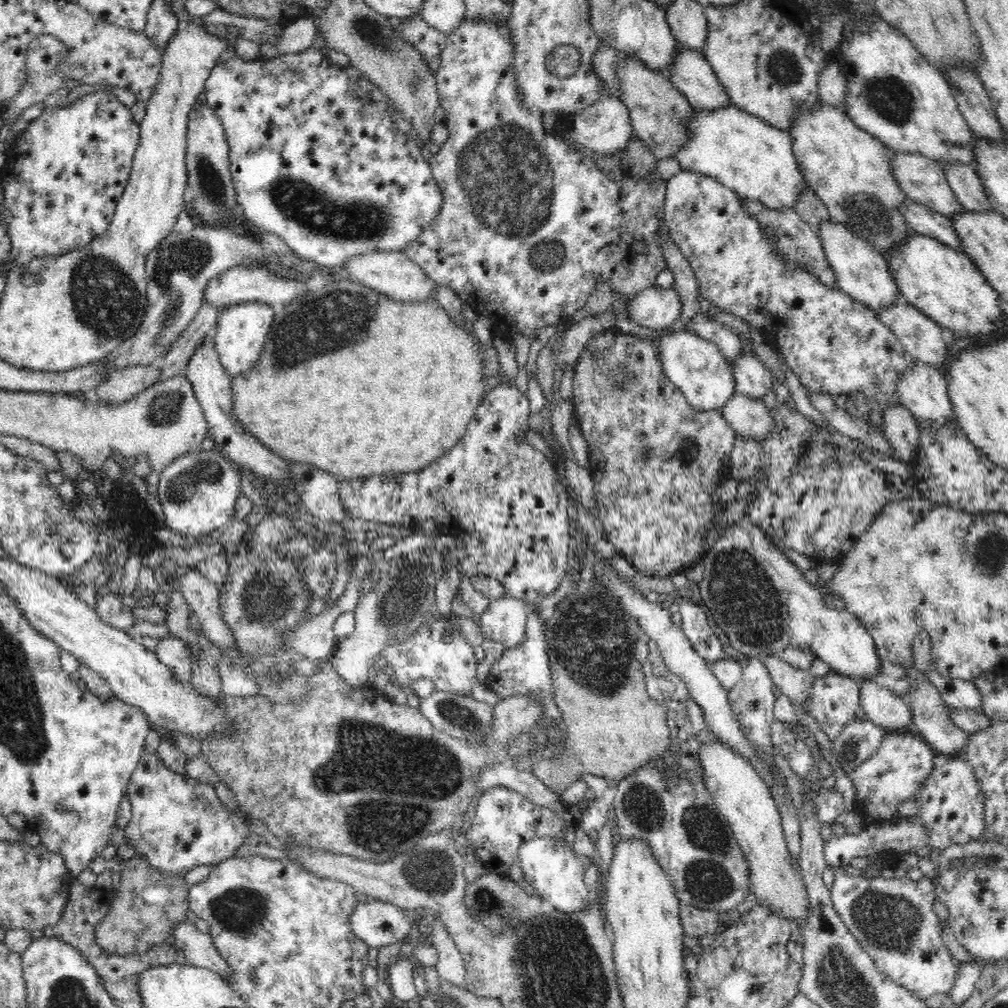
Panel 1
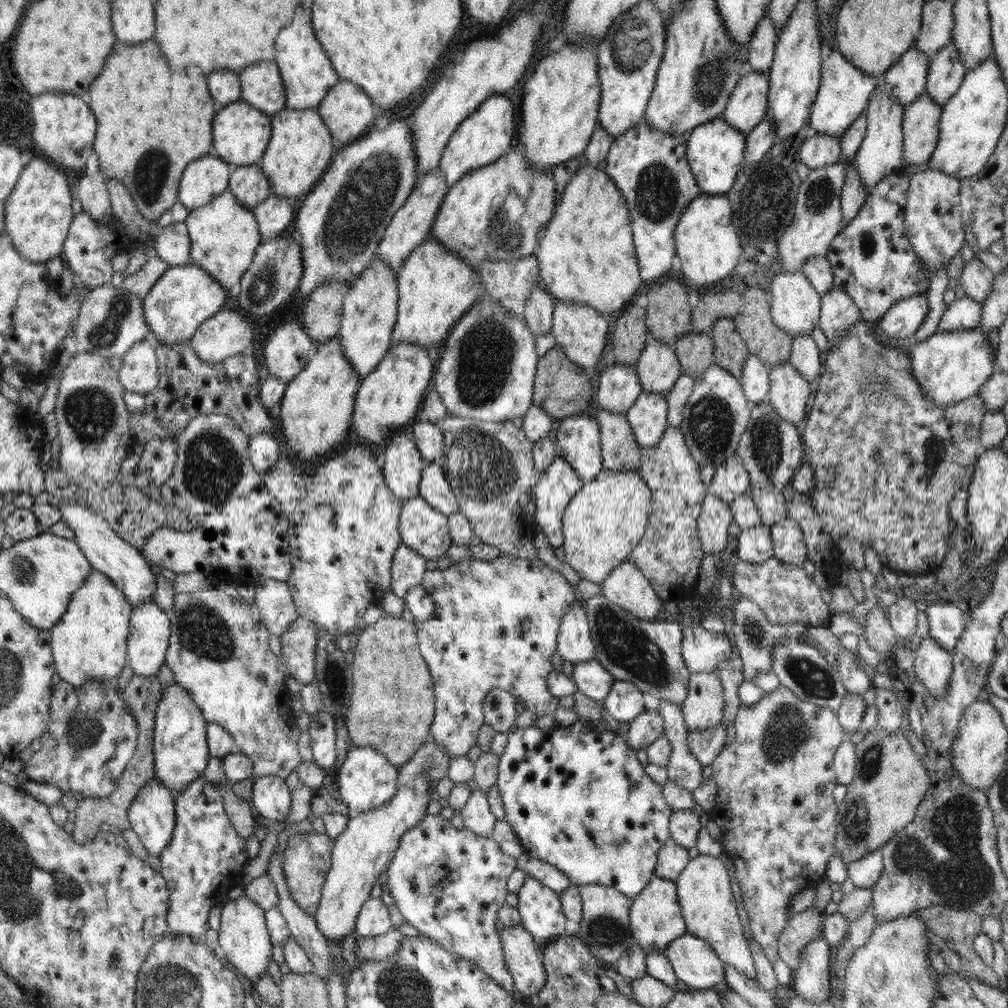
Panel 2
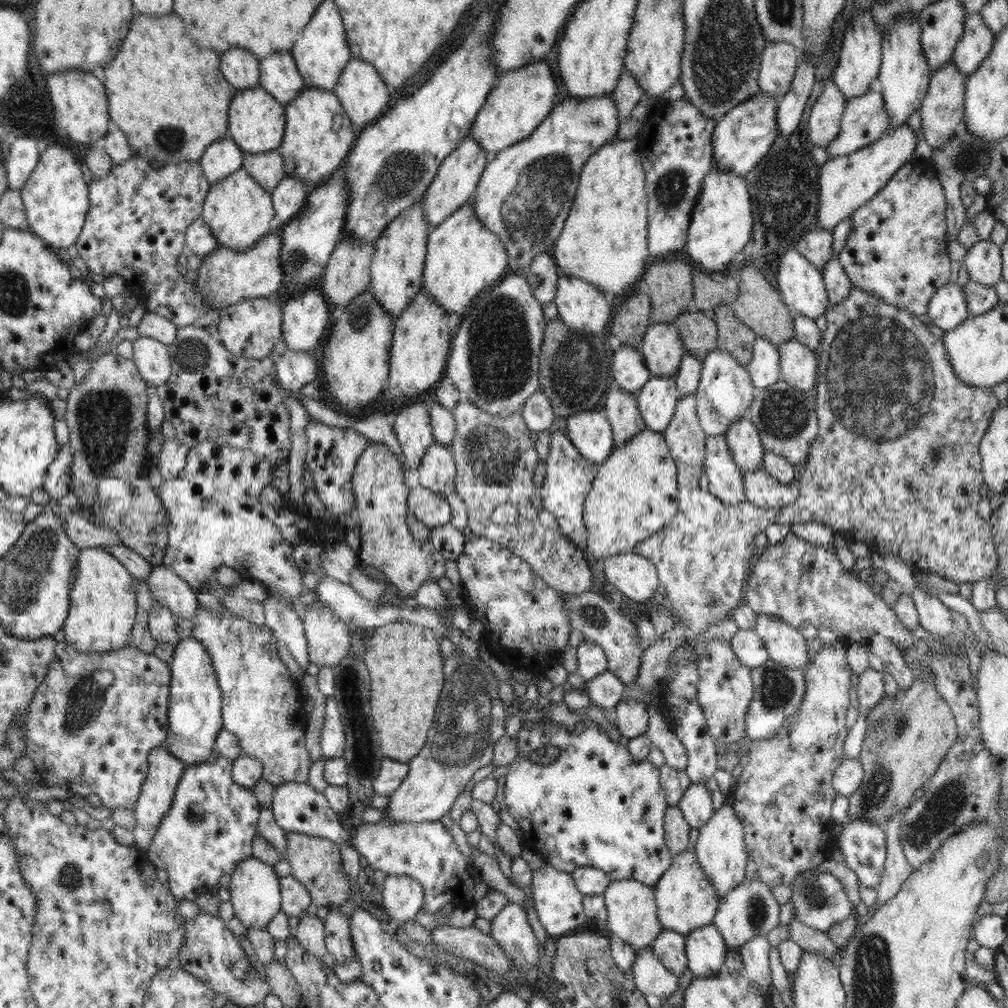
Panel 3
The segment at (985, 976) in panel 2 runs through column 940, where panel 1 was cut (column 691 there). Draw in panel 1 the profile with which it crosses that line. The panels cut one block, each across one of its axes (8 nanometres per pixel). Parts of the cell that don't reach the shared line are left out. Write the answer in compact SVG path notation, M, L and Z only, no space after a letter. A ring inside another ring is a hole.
M680 904L680 918L685 934L698 939L708 934L715 934L719 925L720 913L712 910L702 910L692 905Z

